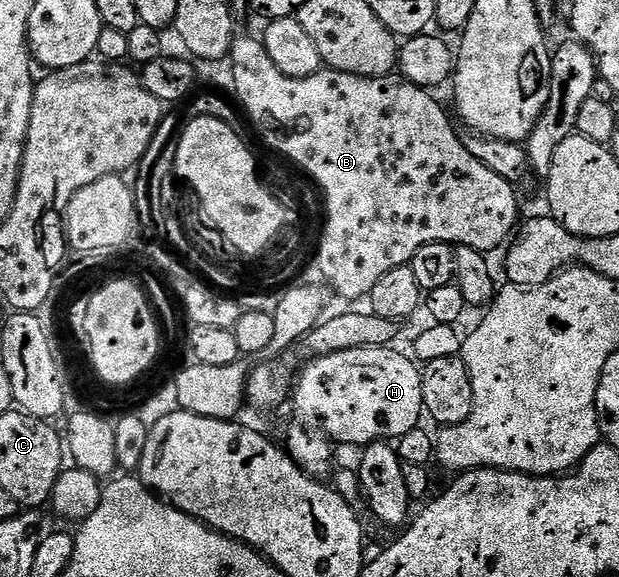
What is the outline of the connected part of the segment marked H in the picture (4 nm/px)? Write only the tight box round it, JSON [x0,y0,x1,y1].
[290,346,425,449]

